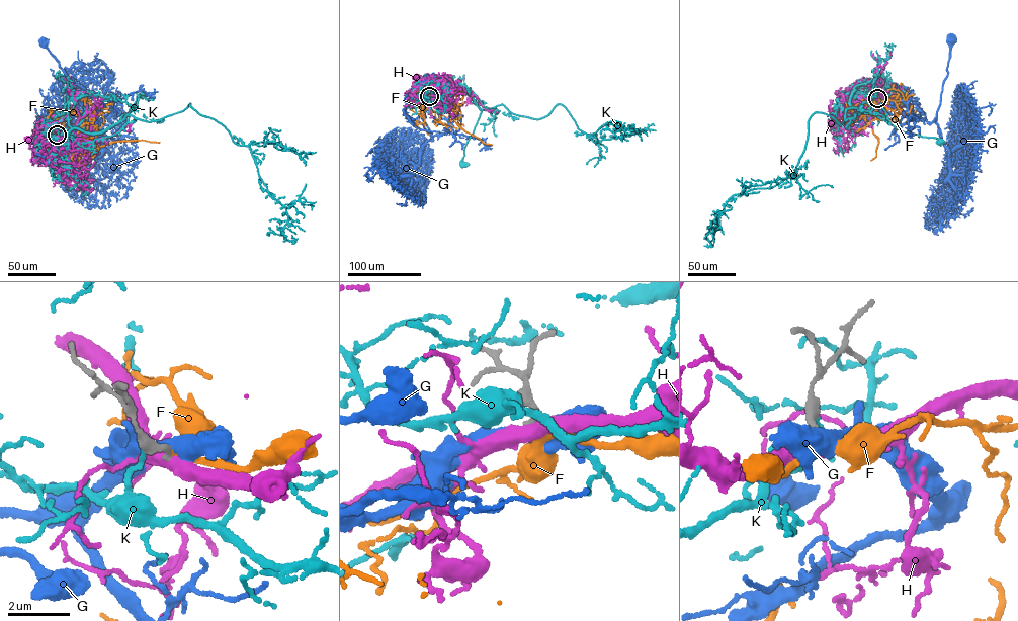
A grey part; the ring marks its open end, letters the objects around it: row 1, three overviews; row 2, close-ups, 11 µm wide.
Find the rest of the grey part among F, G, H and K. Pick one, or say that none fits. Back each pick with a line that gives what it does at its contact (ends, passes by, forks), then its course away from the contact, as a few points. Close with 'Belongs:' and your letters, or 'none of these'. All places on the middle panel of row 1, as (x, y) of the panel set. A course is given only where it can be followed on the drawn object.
F: it passes by | via (429, 96), (422, 102), (446, 109), (453, 103), (460, 111), (449, 125), (436, 118)
Belongs: F

